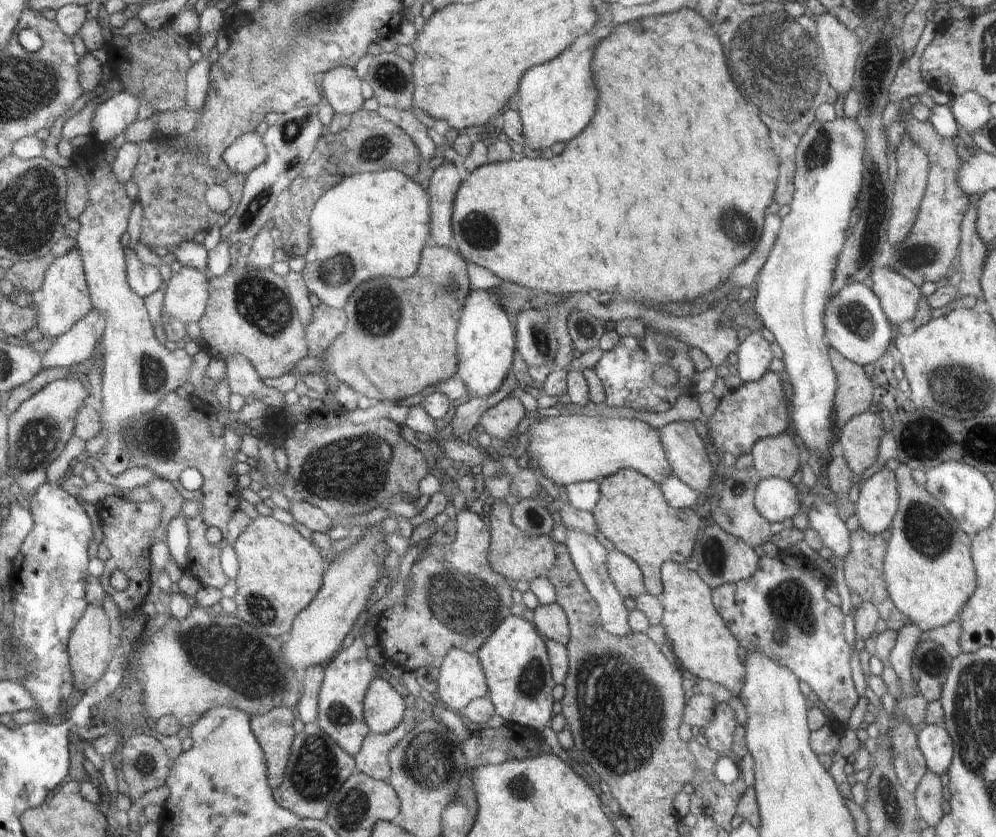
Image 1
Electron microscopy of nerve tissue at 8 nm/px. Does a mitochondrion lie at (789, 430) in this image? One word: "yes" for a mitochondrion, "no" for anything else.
no

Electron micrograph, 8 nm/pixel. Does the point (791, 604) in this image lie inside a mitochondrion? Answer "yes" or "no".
yes

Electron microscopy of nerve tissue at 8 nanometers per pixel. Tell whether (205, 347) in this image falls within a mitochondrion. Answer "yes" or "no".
no

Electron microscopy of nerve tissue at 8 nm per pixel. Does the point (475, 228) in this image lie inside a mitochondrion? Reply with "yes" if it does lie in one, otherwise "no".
yes

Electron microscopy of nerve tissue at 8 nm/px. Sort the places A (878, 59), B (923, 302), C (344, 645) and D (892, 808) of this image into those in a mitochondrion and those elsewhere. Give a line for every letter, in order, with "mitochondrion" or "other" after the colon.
A: mitochondrion
B: other
C: other
D: mitochondrion

